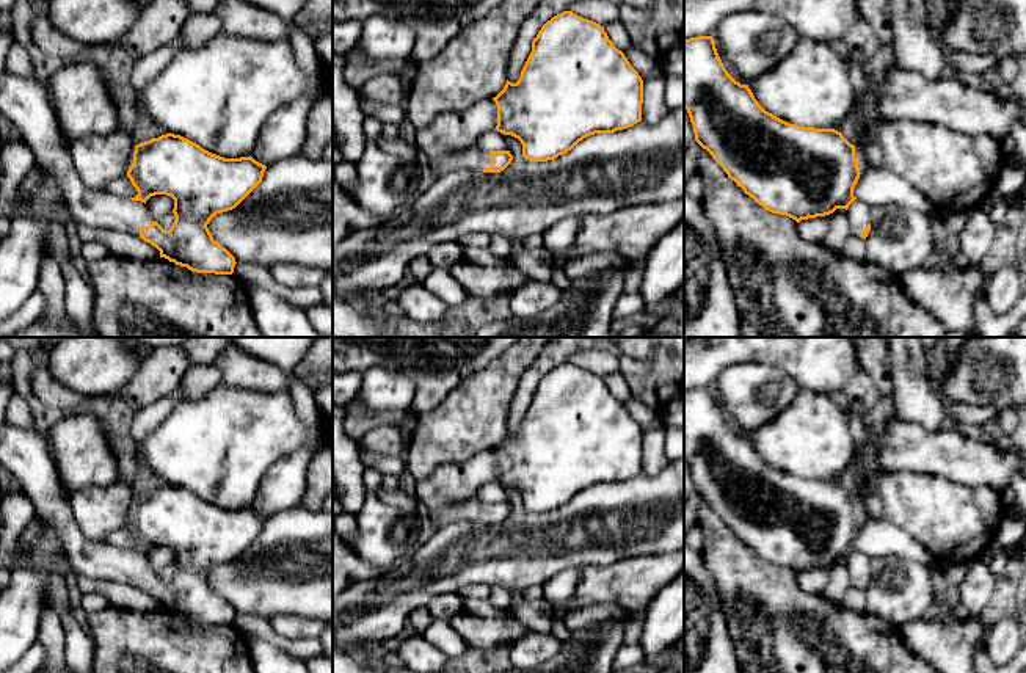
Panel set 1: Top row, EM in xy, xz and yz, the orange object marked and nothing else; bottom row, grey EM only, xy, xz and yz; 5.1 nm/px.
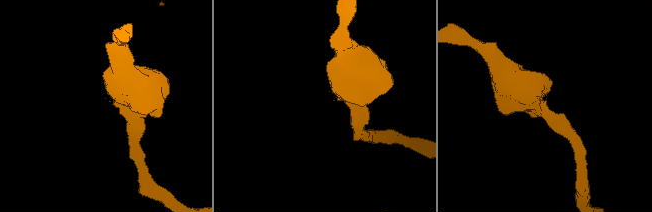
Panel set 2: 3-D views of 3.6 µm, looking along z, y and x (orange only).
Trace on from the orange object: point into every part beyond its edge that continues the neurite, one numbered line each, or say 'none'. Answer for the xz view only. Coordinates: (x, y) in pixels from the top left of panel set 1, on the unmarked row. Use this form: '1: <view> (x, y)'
1: xz (471, 510)

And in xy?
1: xy (24, 452)

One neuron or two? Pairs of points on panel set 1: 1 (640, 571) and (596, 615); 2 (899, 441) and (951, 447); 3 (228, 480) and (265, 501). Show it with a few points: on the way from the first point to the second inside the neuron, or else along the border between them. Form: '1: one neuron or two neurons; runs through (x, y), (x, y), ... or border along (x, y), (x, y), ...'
1: two neurons; border along (571, 609), (618, 604), (629, 615)
2: one neuron; runs through (912, 447), (938, 447)
3: two neurons; border along (275, 465), (262, 477), (256, 498), (250, 505)

